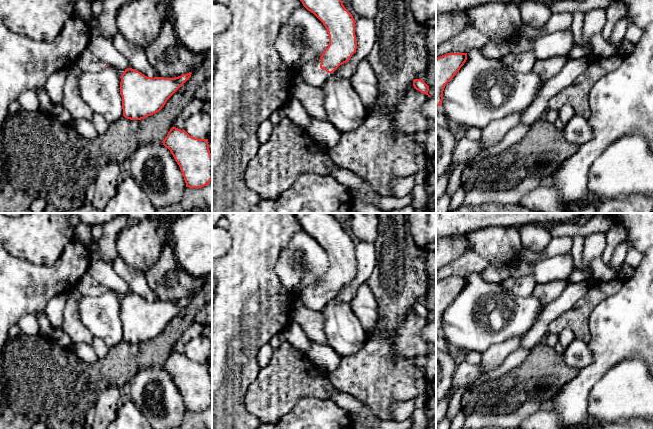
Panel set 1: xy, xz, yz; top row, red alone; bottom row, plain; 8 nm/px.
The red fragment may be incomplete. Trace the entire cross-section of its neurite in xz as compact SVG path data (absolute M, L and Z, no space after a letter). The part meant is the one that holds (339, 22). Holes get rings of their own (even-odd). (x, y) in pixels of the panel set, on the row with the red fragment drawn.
M300 0L325 26L329 45L320 58L312 58L303 65L300 74L312 87L321 87L330 73L348 62L356 52L357 41L352 14L341 0Z

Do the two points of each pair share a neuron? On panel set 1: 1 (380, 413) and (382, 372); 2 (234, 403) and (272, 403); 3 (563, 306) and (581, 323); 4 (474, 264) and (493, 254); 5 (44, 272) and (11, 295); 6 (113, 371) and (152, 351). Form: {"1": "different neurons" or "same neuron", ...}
{"1": "same neuron", "2": "different neurons", "3": "different neurons", "4": "different neurons", "5": "same neuron", "6": "same neuron"}

